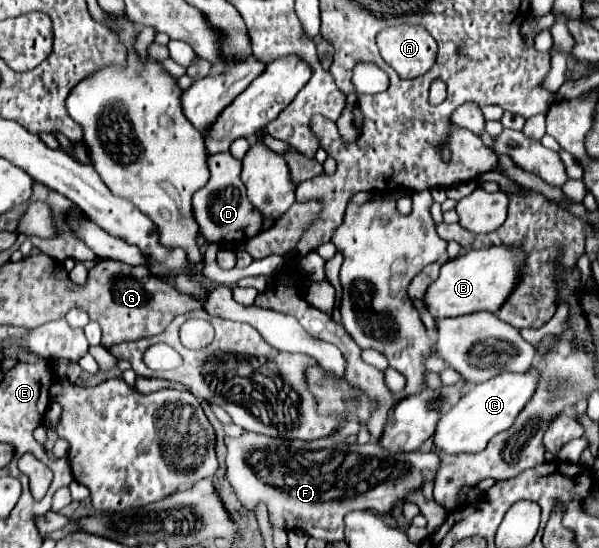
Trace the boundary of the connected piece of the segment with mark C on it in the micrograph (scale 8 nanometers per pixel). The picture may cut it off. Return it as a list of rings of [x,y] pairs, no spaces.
[[[529,369],[527,373],[509,373],[497,375],[485,383],[473,385],[471,391],[467,391],[461,401],[441,417],[437,431],[435,431],[435,443],[439,451],[445,453],[479,453],[483,447],[487,447],[489,439],[501,431],[507,431],[511,423],[517,419],[519,411],[527,405],[531,395],[535,393],[535,387],[539,383],[539,371]]]

